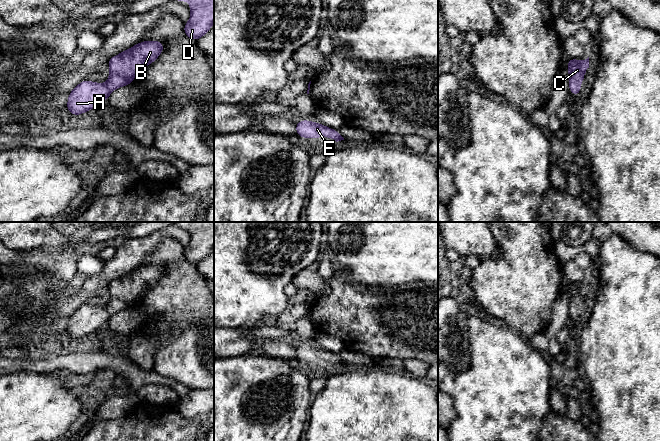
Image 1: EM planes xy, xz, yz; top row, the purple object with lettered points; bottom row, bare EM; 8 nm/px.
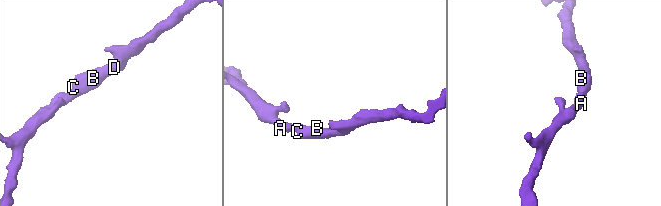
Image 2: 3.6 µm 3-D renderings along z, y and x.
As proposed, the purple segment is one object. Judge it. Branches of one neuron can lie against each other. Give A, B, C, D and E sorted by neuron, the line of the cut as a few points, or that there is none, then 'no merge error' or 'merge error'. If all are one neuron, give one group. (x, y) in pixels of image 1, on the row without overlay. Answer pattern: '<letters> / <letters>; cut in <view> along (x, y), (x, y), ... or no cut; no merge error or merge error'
A B C D E; no cut; no merge error

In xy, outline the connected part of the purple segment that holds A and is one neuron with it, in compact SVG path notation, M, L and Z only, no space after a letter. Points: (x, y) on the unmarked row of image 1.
M145 265L123 275L108 285L110 300L106 308L82 305L69 318L67 334L80 339L108 324L112 315L133 306L134 301L154 286L163 275L160 265Z

